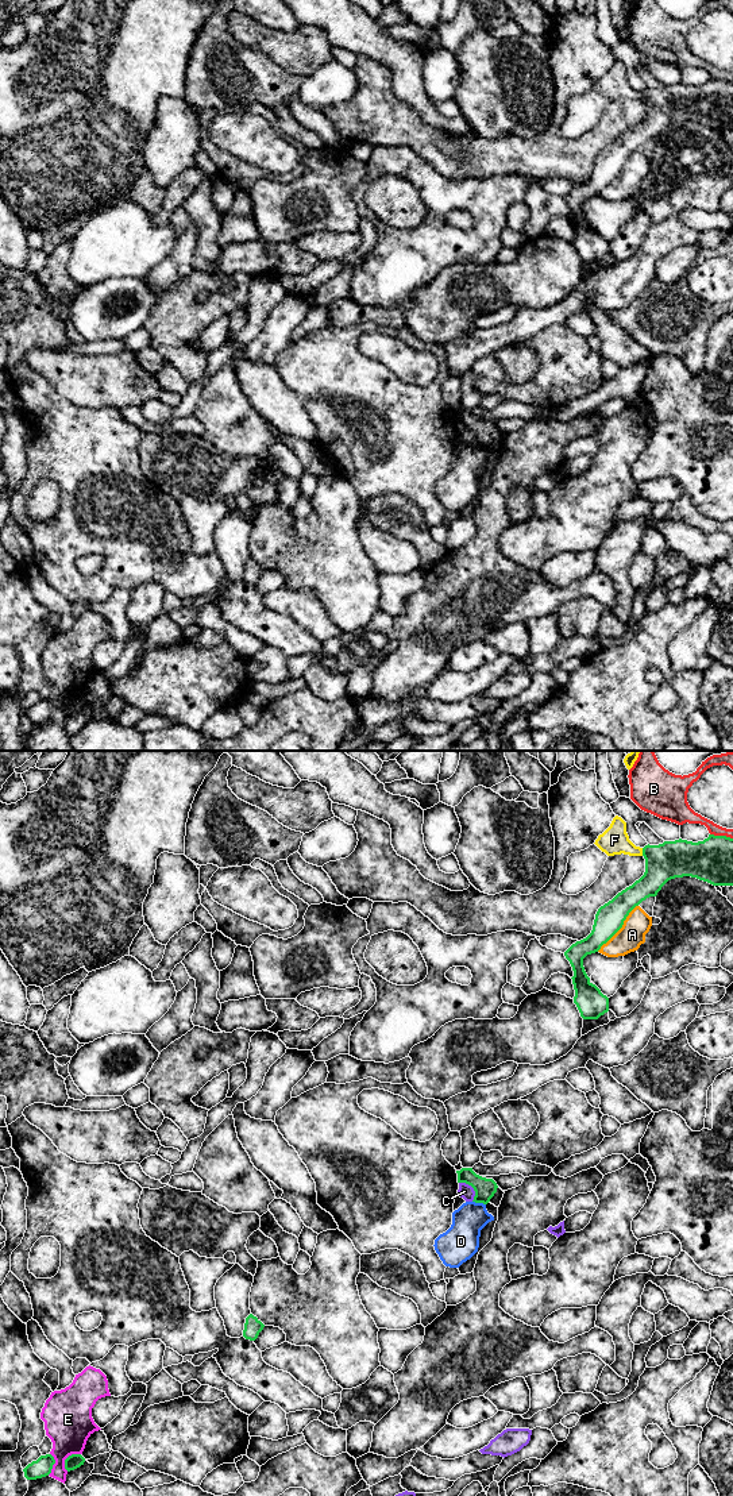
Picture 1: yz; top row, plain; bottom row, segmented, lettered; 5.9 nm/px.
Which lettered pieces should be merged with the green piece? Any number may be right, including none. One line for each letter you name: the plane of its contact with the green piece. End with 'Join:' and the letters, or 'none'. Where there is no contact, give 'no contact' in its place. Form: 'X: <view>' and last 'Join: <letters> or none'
Join: none

